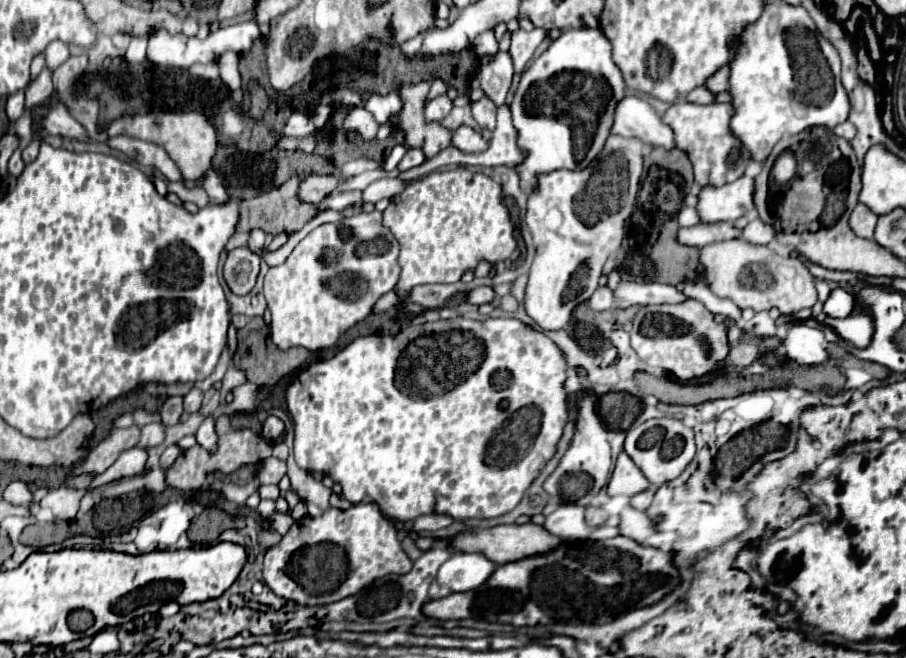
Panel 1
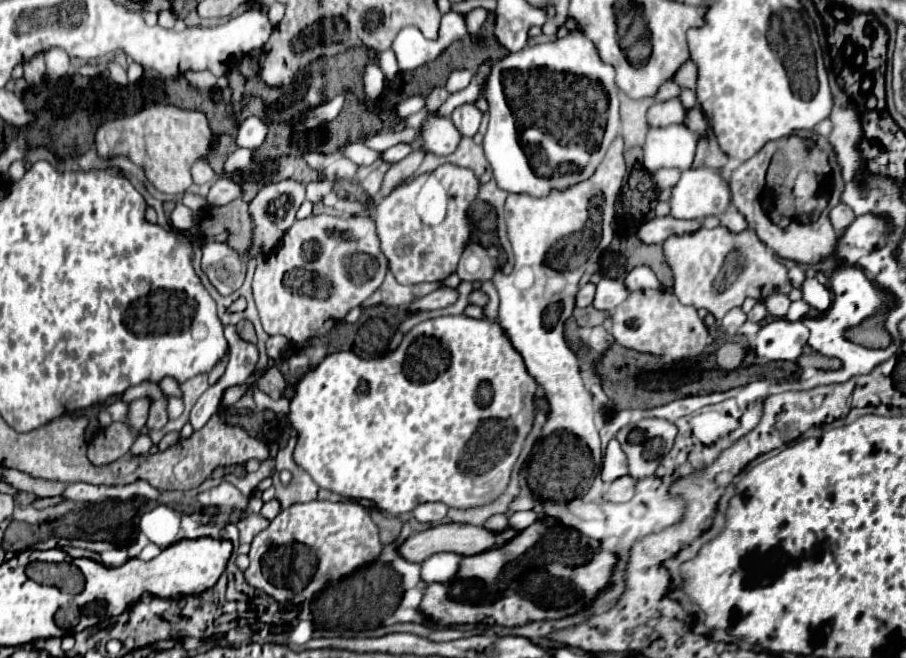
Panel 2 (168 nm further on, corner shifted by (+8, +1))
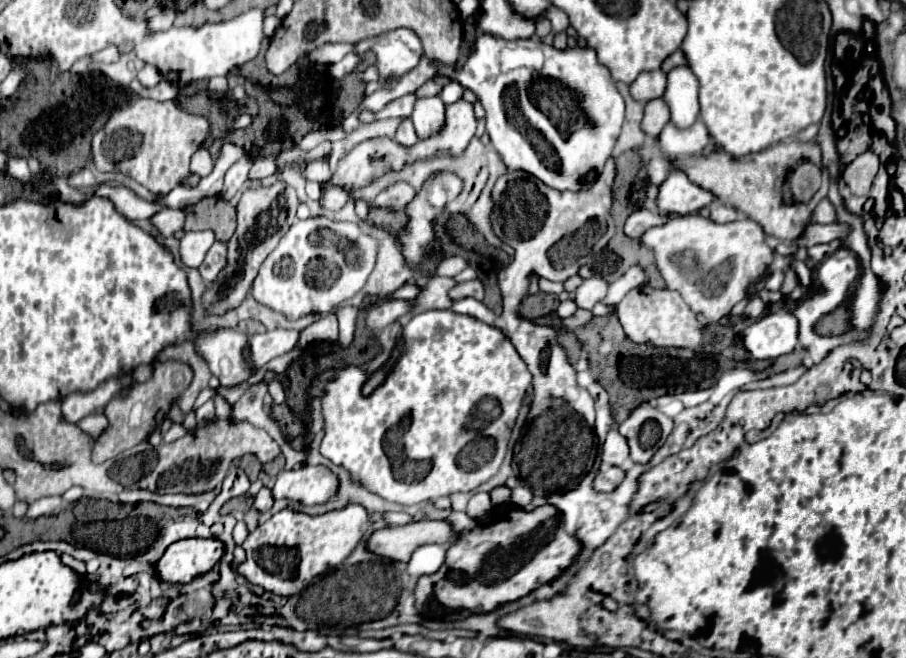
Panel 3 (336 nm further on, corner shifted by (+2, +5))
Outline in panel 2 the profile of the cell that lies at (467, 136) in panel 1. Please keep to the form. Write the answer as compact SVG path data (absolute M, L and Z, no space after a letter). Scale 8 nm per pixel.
M431 113L421 129L421 147L425 151L431 151L435 155L447 155L459 147L459 131L455 129L455 125L451 125L447 117L437 117L435 113Z

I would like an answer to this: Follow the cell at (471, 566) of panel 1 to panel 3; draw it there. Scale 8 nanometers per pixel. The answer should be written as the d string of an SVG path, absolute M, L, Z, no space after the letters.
M433 543L433 545L421 545L413 551L409 563L407 563L407 573L411 577L421 577L421 575L431 575L435 573L443 561L445 561L445 553L447 553L445 543Z

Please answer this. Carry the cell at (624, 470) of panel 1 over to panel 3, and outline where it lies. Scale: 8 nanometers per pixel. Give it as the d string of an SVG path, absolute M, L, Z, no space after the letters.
M611 429L603 443L600 457L603 467L625 465L629 459L629 445L627 445L625 437L621 437L615 429Z

